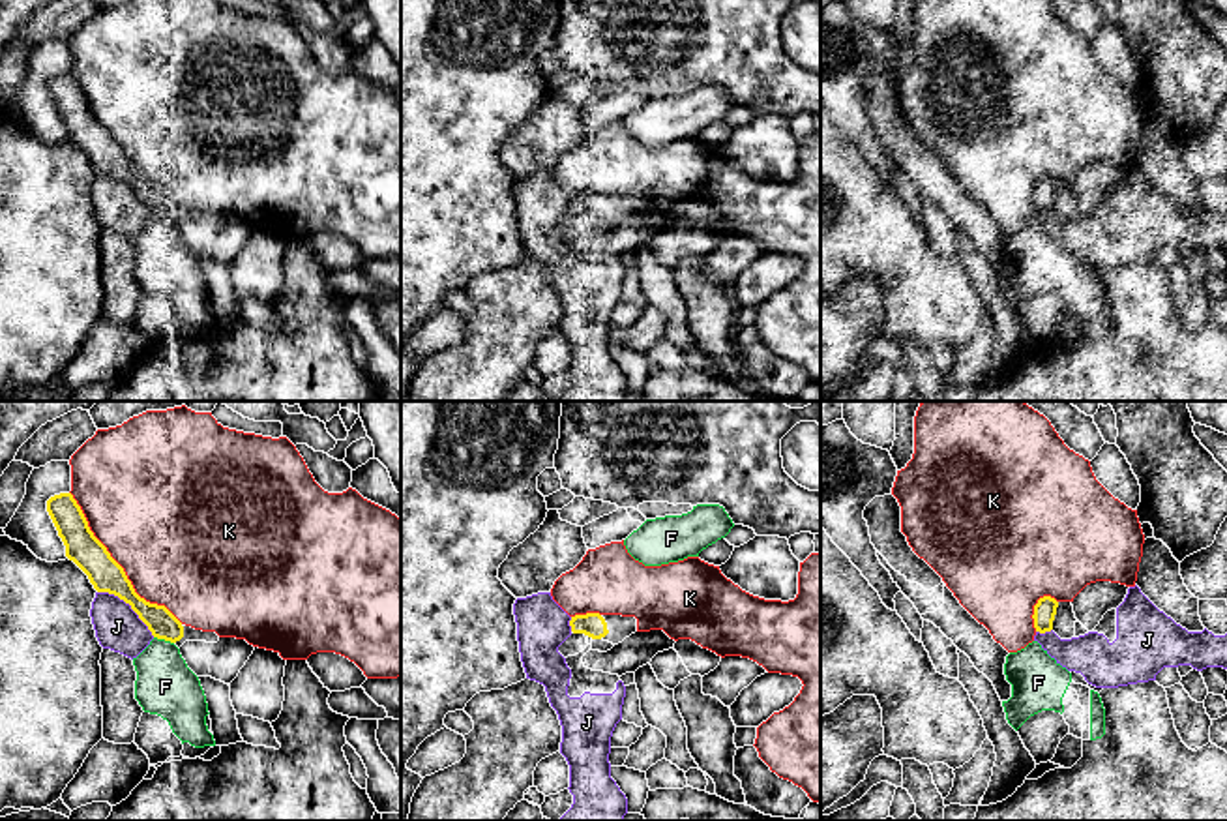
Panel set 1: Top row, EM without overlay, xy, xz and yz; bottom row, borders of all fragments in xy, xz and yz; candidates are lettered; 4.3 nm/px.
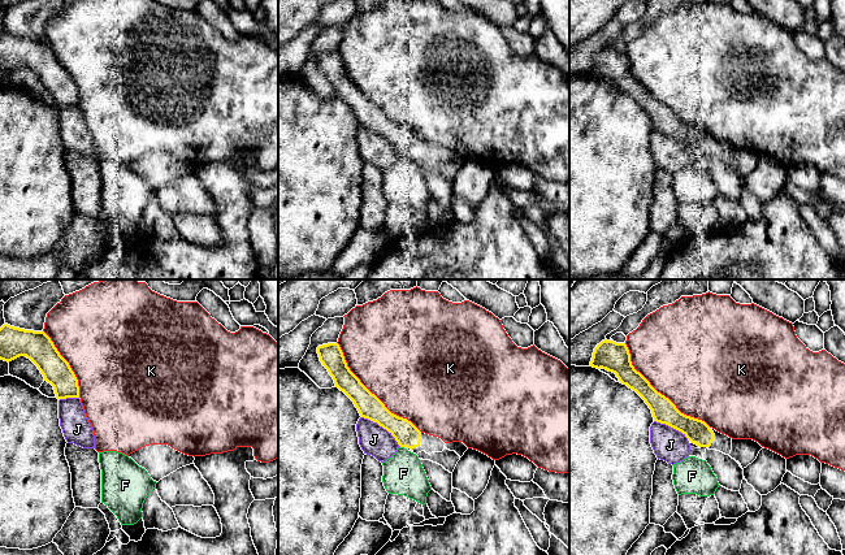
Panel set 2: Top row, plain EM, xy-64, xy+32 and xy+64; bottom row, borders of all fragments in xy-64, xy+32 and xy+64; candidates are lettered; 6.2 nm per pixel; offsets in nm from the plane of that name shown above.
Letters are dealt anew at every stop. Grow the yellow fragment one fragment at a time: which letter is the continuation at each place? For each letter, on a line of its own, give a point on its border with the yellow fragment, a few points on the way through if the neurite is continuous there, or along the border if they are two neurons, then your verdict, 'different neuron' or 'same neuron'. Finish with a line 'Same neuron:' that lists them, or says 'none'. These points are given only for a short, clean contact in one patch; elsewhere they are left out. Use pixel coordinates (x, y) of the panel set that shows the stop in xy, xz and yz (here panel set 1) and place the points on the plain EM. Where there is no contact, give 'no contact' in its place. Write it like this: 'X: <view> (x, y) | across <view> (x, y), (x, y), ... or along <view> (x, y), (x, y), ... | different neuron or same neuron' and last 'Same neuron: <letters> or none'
F: xy (163, 218) | different neuron
J: xy (130, 184) | different neuron
K: xy (118, 145) | different neuron
Same neuron: none

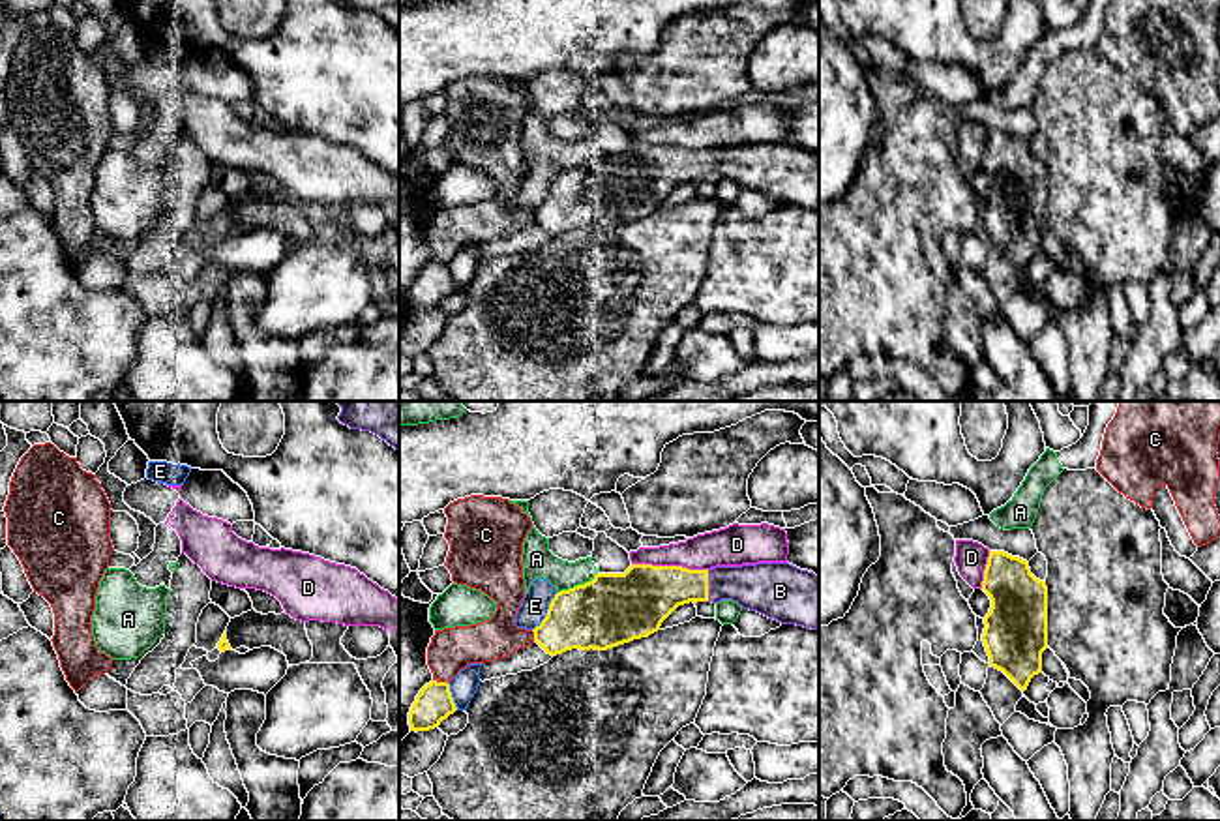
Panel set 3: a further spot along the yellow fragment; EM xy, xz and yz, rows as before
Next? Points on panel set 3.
A: xz (578, 165) | different neuron
B: xz (707, 165) | across xz (651, 173), (671, 165), (707, 165), (765, 167) | same neuron
C: xz (441, 263) | different neuron
D: xz (669, 147) | along xz (632, 143), (681, 145), (707, 150) | different neuron
E: xz (548, 192) | different neuron
Same neuron: B

